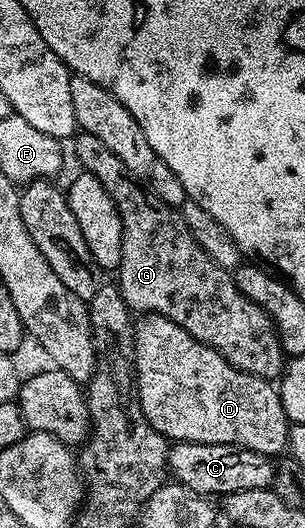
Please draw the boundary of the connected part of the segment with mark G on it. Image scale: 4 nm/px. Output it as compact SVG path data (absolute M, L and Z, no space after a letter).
M80 131L75 136L74 144L76 143L76 159L81 164L83 170L90 172L94 177L98 177L98 181L102 181L102 189L106 189L106 193L110 193L110 197L115 201L118 213L122 217L122 261L120 262L120 270L118 272L118 290L122 298L124 298L124 307L140 311L136 313L147 313L150 315L165 315L170 321L174 321L178 325L182 325L182 329L186 329L186 333L190 333L198 341L202 341L206 345L213 347L219 355L226 361L230 361L230 365L234 365L240 371L245 371L251 375L257 375L259 379L269 381L279 380L285 366L286 356L280 338L276 332L276 327L272 324L272 318L262 310L258 305L254 305L254 301L250 301L250 297L246 297L238 289L233 272L228 271L225 267L220 267L212 258L204 252L202 245L198 245L198 241L192 239L190 229L186 225L183 214L177 208L166 205L162 201L150 198L149 192L143 186L139 187L137 180L128 174L126 165L122 165L122 161L118 161L118 157L114 157L114 153L110 153L110 149L106 149L106 145L102 145L102 141L98 141L98 137L94 137L88 131Z

